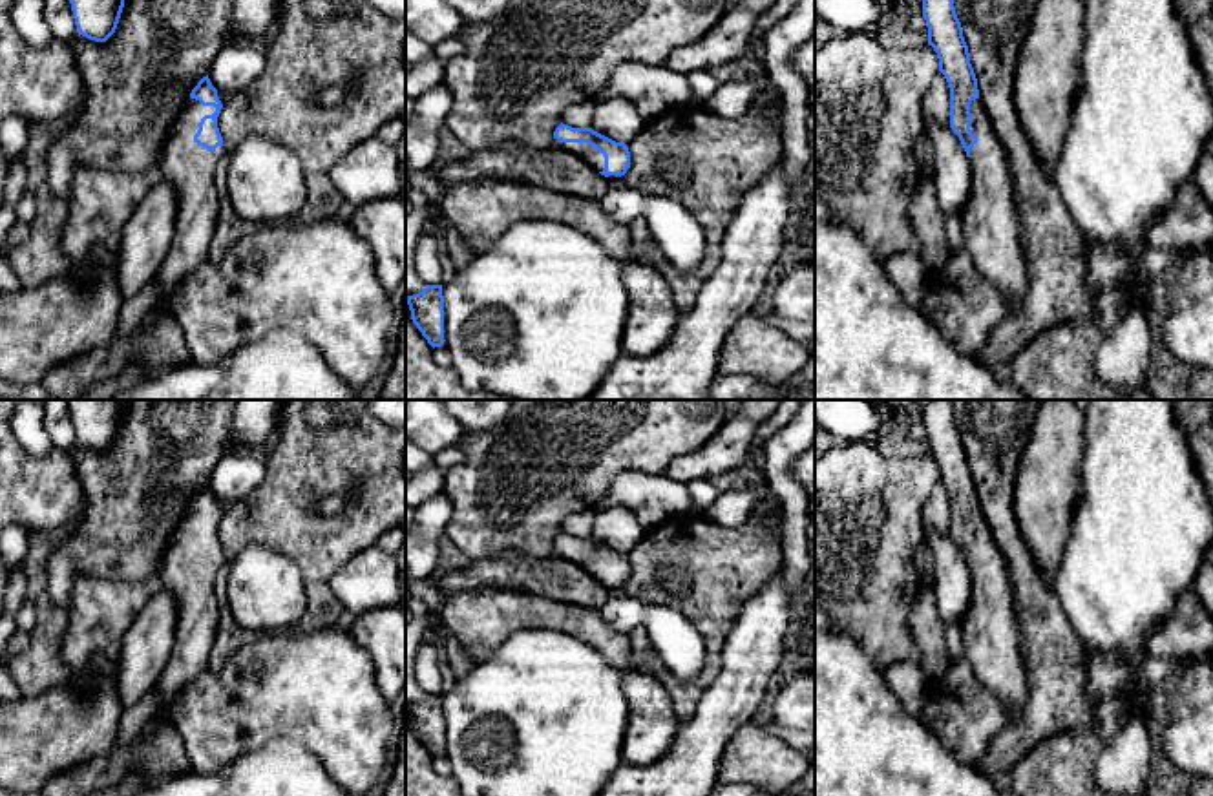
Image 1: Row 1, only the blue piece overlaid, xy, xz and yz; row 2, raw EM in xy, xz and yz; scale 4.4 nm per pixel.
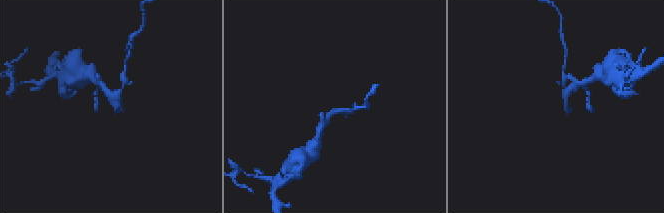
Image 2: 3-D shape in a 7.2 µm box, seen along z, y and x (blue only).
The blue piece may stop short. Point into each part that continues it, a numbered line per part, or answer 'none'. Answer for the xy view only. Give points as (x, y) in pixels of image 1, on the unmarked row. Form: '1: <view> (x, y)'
1: xy (189, 576)

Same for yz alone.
1: yz (989, 628)

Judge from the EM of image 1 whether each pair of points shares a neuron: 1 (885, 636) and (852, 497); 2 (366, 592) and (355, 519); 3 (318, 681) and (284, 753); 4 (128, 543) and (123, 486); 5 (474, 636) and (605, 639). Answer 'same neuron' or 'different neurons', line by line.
1: same neuron
2: different neurons
3: different neurons
4: same neuron
5: same neuron

